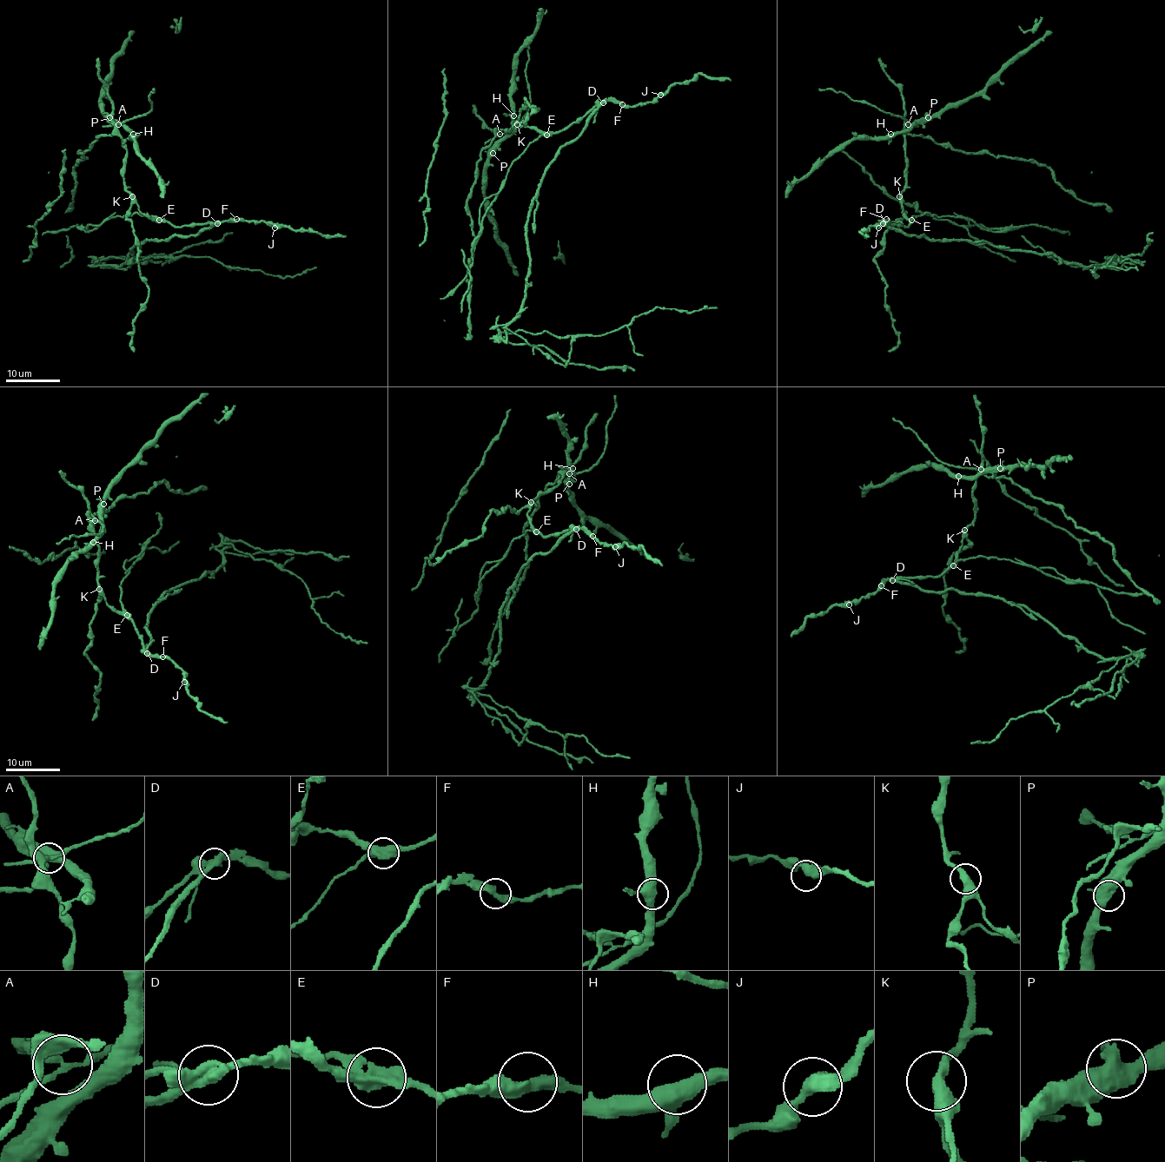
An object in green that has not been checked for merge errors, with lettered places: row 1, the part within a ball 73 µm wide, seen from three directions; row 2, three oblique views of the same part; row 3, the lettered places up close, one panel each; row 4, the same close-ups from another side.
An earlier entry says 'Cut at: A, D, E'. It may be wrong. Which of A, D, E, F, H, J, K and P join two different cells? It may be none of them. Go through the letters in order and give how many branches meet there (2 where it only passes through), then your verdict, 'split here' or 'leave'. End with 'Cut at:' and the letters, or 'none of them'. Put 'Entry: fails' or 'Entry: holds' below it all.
A: branches 5; split here
D: branches 2; split here
E: branches 3; split here
F: branches 2; leave
H: branches 3; leave
J: branches 2; leave
K: branches 2; leave
P: branches 3; leave
Cut at: A, D, E
Entry: holds

